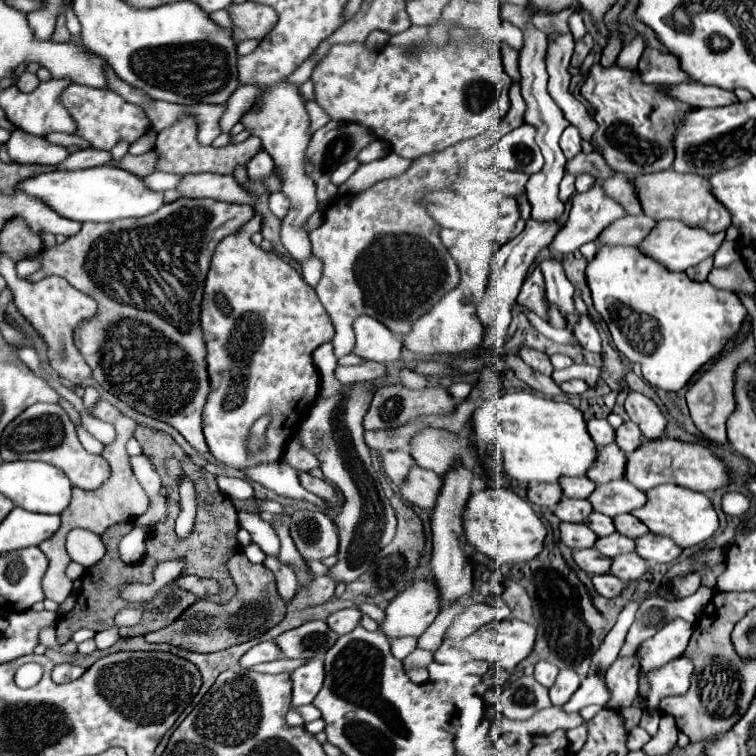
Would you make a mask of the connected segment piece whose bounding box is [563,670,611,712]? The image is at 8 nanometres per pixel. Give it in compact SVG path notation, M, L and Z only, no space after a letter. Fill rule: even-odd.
M591 670L589 676L581 682L575 696L571 696L571 700L563 706L563 710L579 712L583 706L589 706L589 704L603 706L607 704L607 700L611 700L611 692L607 692L607 684L603 684L603 672Z

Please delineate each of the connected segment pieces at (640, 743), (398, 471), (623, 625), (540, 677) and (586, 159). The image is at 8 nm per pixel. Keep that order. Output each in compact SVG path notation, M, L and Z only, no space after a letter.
M635 726L631 732L629 732L629 750L641 750L647 742L651 740L651 734L647 730L643 730L641 726Z
M405 450L385 452L385 454L381 454L381 462L383 462L385 474L387 474L395 484L401 484L403 478L407 476L409 468L415 464L413 458L409 456L409 452L405 452Z
M631 602L625 606L625 610L619 614L619 620L617 624L613 626L613 630L609 632L609 636L603 640L601 648L597 650L597 654L593 656L593 668L601 668L601 670L607 670L609 664L613 664L613 660L617 658L623 642L625 642L625 636L627 636L627 630L629 626L633 624L633 616L639 608L639 602Z
M537 662L535 664L535 680L543 686L553 686L557 678L557 668L553 664L547 664L547 662Z
M581 152L579 156L567 162L565 170L573 176L577 176L579 172L589 172L593 178L599 176L599 180L607 180L613 176L613 170L607 166L607 162L597 152L589 152L589 154Z

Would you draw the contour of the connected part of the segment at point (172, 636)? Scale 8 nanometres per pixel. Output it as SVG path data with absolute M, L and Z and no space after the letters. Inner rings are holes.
M237 552L229 559L227 567L237 590L239 590L235 594L235 598L231 598L227 604L209 602L204 596L221 592L221 588L219 588L219 584L215 584L215 580L199 578L195 575L180 576L176 580L180 588L194 593L194 587L201 587L201 594L197 594L200 595L199 600L193 606L189 606L173 624L147 634L145 640L155 642L155 644L165 642L165 644L173 644L177 648L185 648L191 652L209 654L209 652L219 652L229 646L257 638L285 618L287 606L281 600L281 596L277 594L273 574L263 564L251 564L243 552Z

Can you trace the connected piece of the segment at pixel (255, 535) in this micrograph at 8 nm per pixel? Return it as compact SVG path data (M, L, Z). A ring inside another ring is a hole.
M239 512L239 524L241 528L245 528L251 534L251 540L267 554L267 556L275 556L279 558L279 550L281 550L281 542L273 530L273 526L265 520L261 520L257 514L249 514L249 512Z

